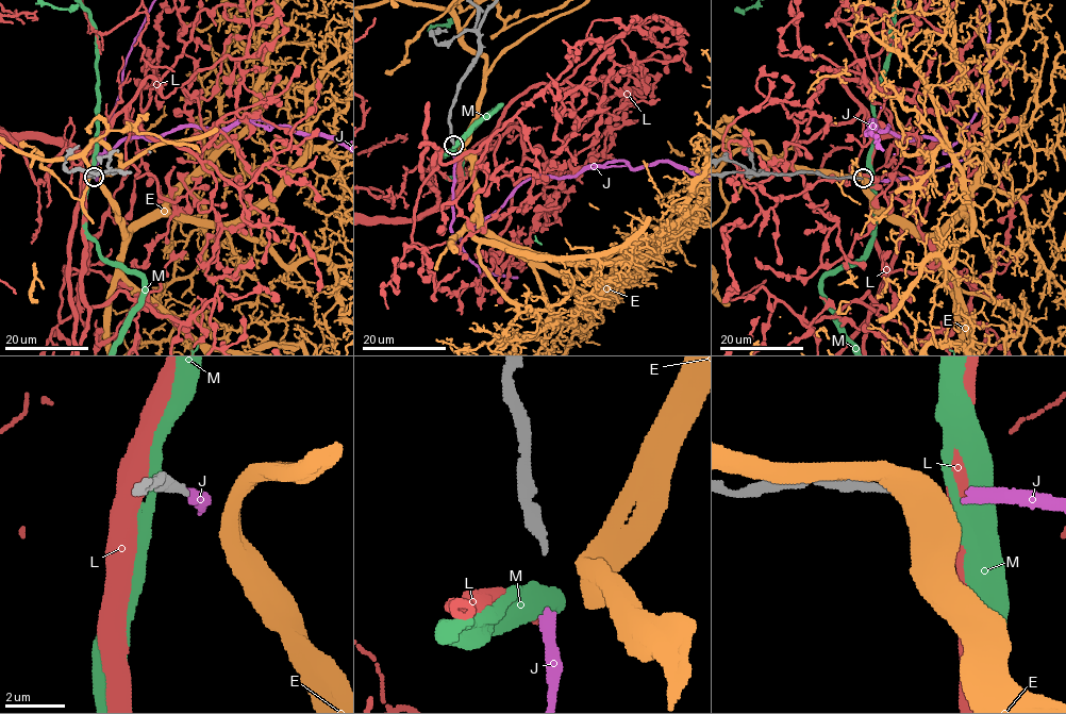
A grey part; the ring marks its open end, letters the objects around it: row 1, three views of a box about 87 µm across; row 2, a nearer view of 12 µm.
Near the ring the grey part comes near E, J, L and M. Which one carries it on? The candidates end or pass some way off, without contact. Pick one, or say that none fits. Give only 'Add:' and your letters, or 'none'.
Add: J

